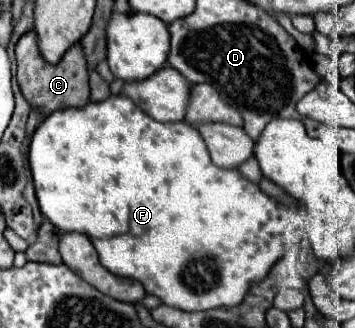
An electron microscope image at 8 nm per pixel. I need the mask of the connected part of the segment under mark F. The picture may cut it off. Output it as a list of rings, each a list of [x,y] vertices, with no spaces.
[[[125,94],[109,96],[103,102],[89,102],[83,108],[63,108],[63,110],[51,112],[49,116],[43,118],[43,122],[31,134],[27,158],[29,158],[29,168],[31,168],[31,176],[33,176],[39,210],[49,222],[53,222],[61,232],[79,232],[79,234],[89,236],[99,254],[101,264],[111,274],[135,278],[145,286],[147,294],[159,296],[163,304],[169,304],[175,308],[185,308],[187,312],[241,304],[243,296],[249,290],[249,284],[263,280],[267,276],[267,272],[271,270],[271,266],[287,252],[287,248],[297,244],[303,238],[303,228],[307,222],[303,208],[297,210],[297,208],[279,206],[273,198],[265,196],[257,184],[243,178],[239,174],[239,170],[217,168],[211,162],[207,146],[197,128],[189,126],[187,122],[167,122],[167,124],[157,122],[151,116],[147,116],[147,112],[137,108],[137,104]]]

